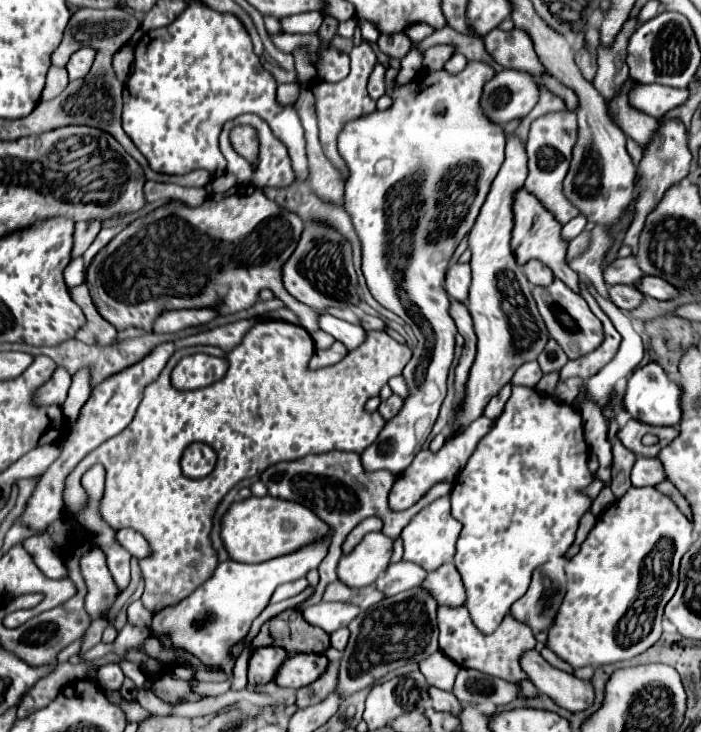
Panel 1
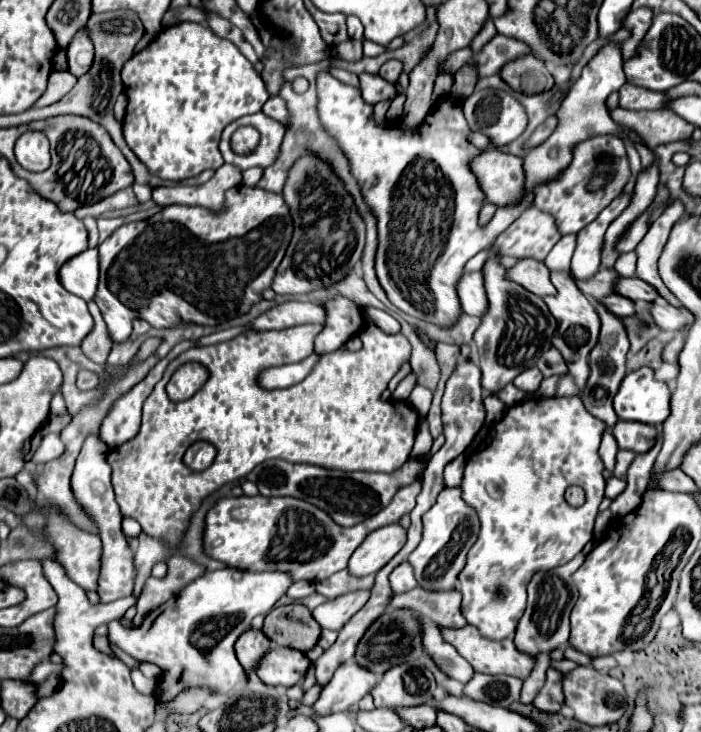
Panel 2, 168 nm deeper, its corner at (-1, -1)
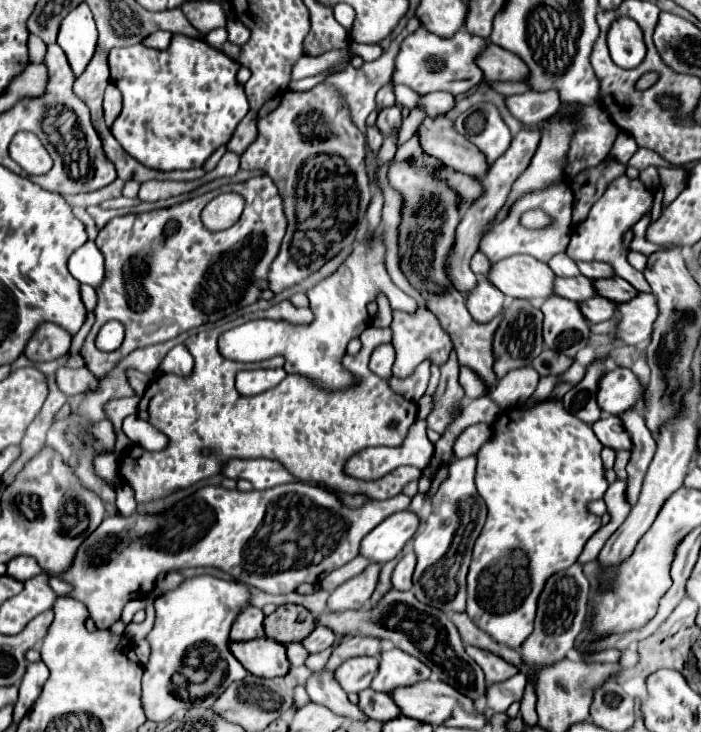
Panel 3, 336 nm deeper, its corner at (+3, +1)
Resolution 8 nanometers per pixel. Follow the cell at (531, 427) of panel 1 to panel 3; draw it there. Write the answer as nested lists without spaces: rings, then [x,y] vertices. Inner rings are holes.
[[[544,400],[532,408],[512,406],[500,412],[492,424],[492,438],[486,442],[476,458],[476,488],[488,506],[488,518],[482,534],[478,536],[468,570],[468,604],[466,614],[472,622],[490,634],[498,644],[520,648],[524,636],[532,632],[536,614],[536,596],[544,580],[552,572],[572,566],[588,538],[600,528],[600,516],[588,512],[588,502],[602,498],[608,488],[606,470],[600,460],[602,444],[592,426],[572,416],[562,400]]]

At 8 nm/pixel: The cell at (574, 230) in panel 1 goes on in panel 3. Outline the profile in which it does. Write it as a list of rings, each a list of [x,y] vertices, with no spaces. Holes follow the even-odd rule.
[[[560,252],[556,254],[550,262],[548,262],[550,270],[556,274],[556,276],[578,276],[580,270],[576,266],[576,262],[572,258],[568,258],[566,252]]]

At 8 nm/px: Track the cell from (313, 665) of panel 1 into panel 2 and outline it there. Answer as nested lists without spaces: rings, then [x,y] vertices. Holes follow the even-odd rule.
[[[272,646],[256,666],[258,678],[268,686],[294,686],[310,668],[308,658],[292,648]]]

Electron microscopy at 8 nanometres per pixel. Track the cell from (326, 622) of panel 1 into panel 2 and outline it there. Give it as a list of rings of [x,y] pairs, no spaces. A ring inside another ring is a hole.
[[[356,590],[352,594],[342,594],[340,598],[320,604],[312,612],[312,616],[322,628],[340,630],[368,602],[368,598],[370,598],[368,590]]]

